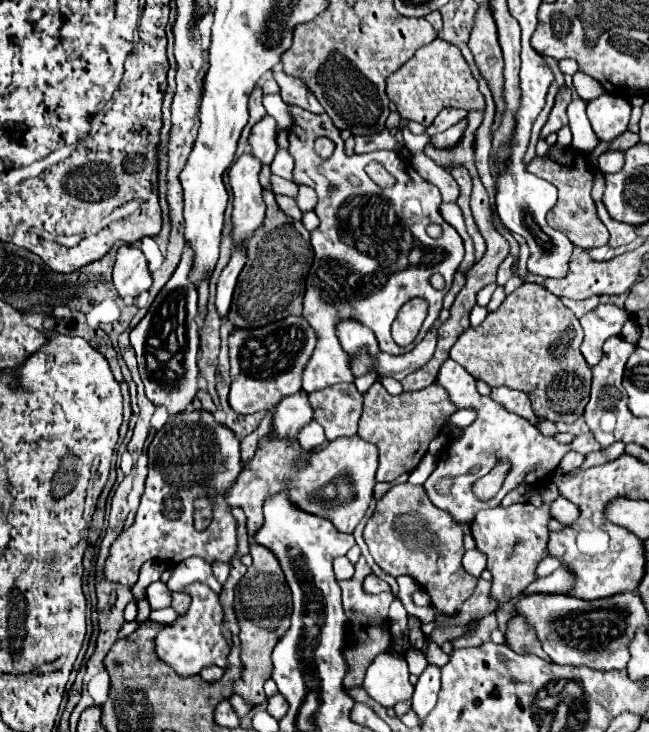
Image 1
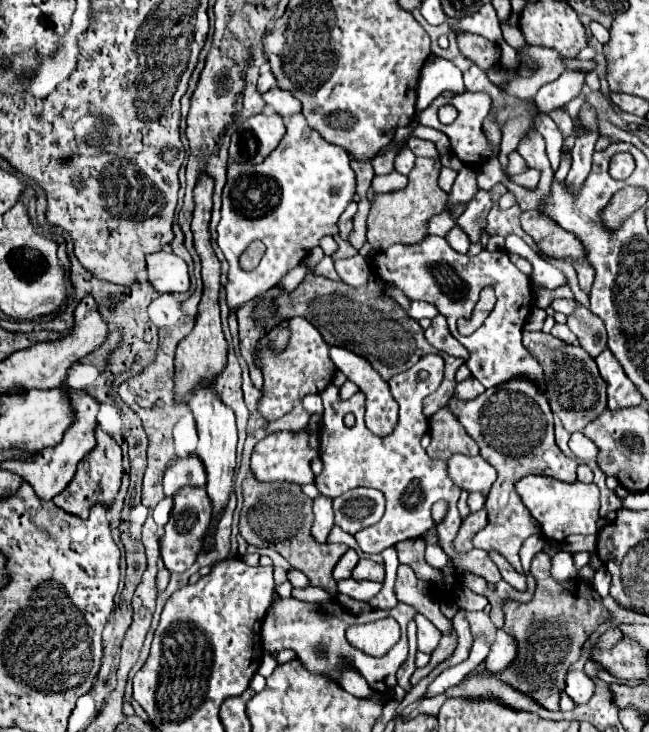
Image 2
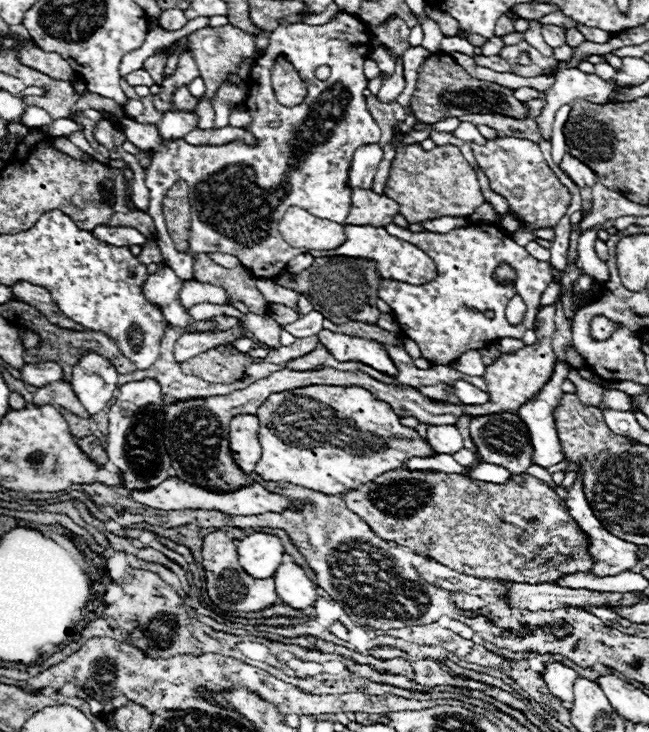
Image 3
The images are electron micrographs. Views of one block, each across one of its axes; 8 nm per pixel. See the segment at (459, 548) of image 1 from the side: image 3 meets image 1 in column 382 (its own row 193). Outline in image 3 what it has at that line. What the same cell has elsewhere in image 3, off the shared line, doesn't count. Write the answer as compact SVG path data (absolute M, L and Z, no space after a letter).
M498 138L488 140L484 146L472 144L472 152L478 166L488 176L490 188L502 198L506 198L512 214L516 214L518 220L524 224L510 234L516 244L528 244L536 240L538 228L552 228L566 214L570 206L570 192L550 170L538 144L522 138Z

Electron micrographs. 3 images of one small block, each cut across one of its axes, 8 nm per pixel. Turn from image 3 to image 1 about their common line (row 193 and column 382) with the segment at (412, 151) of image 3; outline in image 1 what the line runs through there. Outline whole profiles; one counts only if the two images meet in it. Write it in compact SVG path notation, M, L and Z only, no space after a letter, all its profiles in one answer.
M374 382L364 394L364 412L358 424L358 436L366 442L374 442L380 452L380 464L376 478L378 482L390 482L404 472L412 472L422 456L428 452L428 444L438 436L442 420L456 408L450 404L446 390L437 382L426 390L402 392L392 396L380 382Z

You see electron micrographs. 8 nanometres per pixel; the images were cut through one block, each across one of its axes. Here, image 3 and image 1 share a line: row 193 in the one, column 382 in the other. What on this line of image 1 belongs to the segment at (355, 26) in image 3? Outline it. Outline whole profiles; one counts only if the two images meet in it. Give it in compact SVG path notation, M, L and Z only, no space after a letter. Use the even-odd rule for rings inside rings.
M288 104L288 112L292 118L288 128L288 152L294 158L294 182L304 182L318 194L314 212L320 218L320 226L310 232L314 262L306 278L302 312L318 336L316 350L302 372L302 388L314 392L338 382L354 382L350 356L342 350L336 336L336 326L342 320L356 320L368 326L376 334L382 352L406 354L410 344L398 346L390 334L398 310L414 296L422 296L430 304L426 322L438 318L442 298L464 258L464 242L440 214L440 190L422 180L402 156L392 150L346 156L340 130L332 124L328 114L310 114L294 104ZM318 136L334 140L336 150L332 158L322 160L314 152L314 140ZM370 162L380 162L396 178L396 184L392 188L378 188L364 172L364 166ZM330 186L336 186L336 192L328 192ZM430 222L440 224L444 230L438 240L426 234L426 224ZM434 272L442 272L446 280L444 290L434 290L430 286L428 278Z

